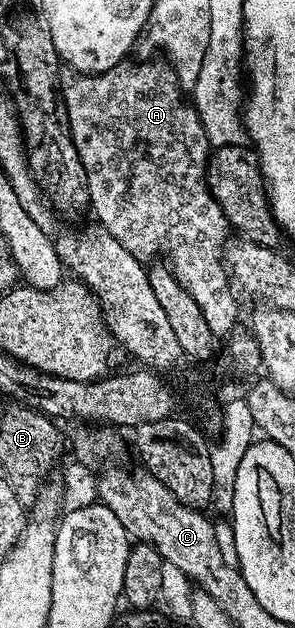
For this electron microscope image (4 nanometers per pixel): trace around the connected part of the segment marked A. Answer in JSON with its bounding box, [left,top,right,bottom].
[62,62,240,337]

